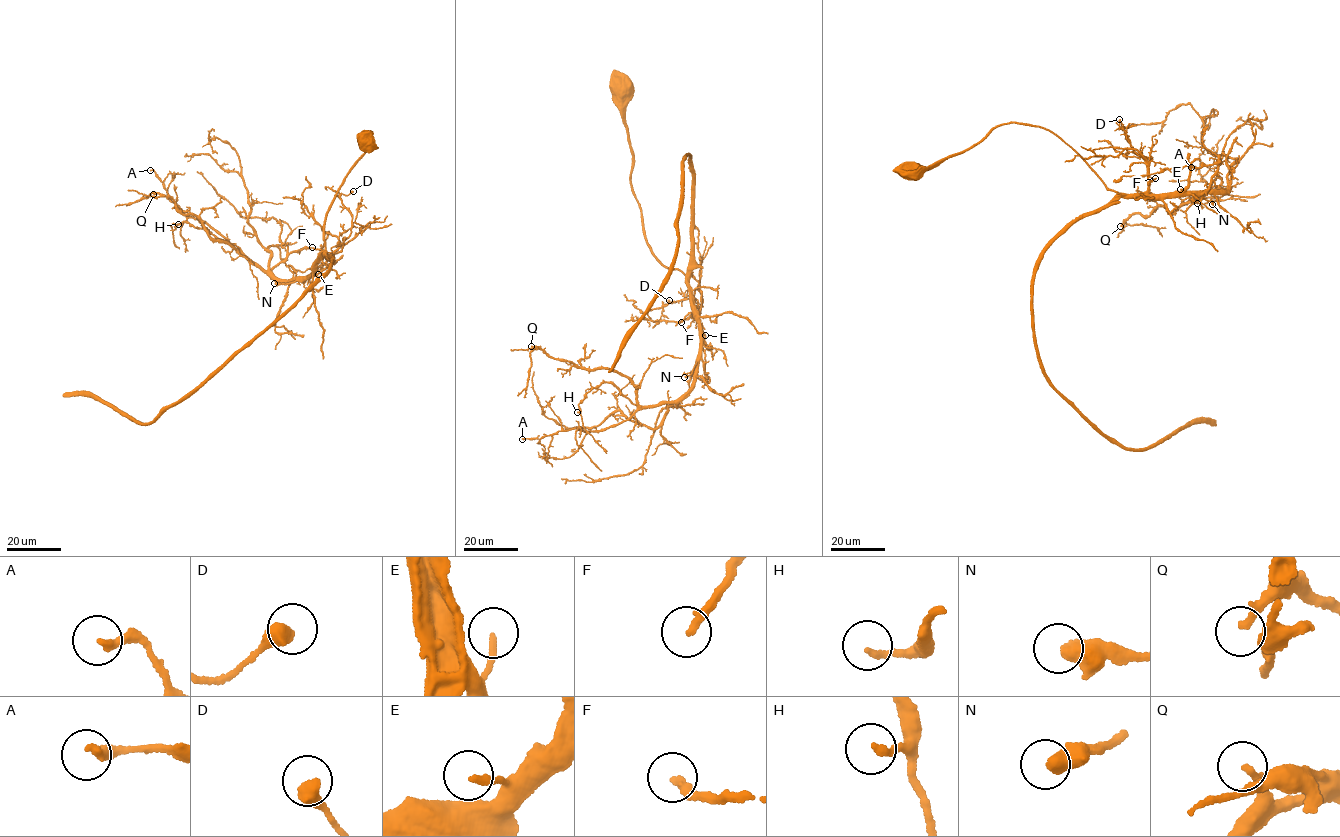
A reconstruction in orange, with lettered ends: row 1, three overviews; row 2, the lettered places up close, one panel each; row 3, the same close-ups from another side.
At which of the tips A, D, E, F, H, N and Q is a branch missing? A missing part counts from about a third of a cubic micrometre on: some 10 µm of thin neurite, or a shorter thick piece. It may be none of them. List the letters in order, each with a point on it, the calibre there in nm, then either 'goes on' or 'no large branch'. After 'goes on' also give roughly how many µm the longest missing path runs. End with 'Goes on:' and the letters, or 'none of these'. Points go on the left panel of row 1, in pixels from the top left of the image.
A: at (150, 170); 240 nm thick; no large branch
D: at (353, 191); 460 nm thick; no large branch
E: at (318, 274); 180 nm thick; no large branch
F: at (312, 247); 260 nm thick; goes on; about 20 µm are missing
H: at (178, 224); 180 nm thick; no large branch
N: at (274, 283); 500 nm thick; goes on; about 15 µm are missing
Q: at (153, 194); 150 nm thick; goes on; about 50 µm are missing
Goes on: F, N, Q

